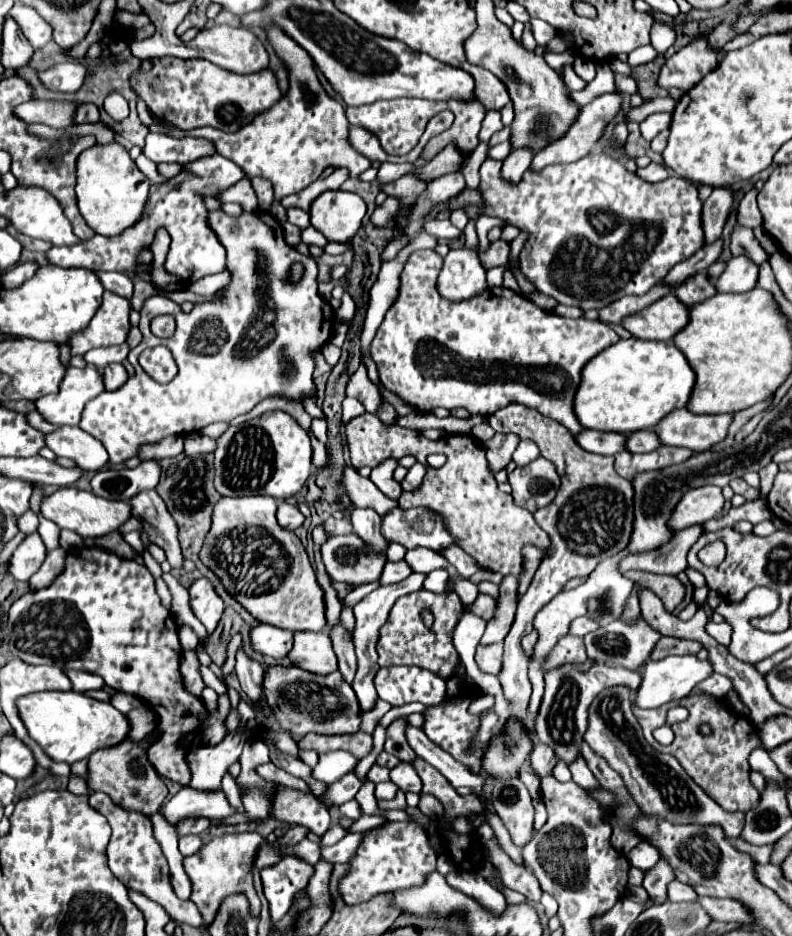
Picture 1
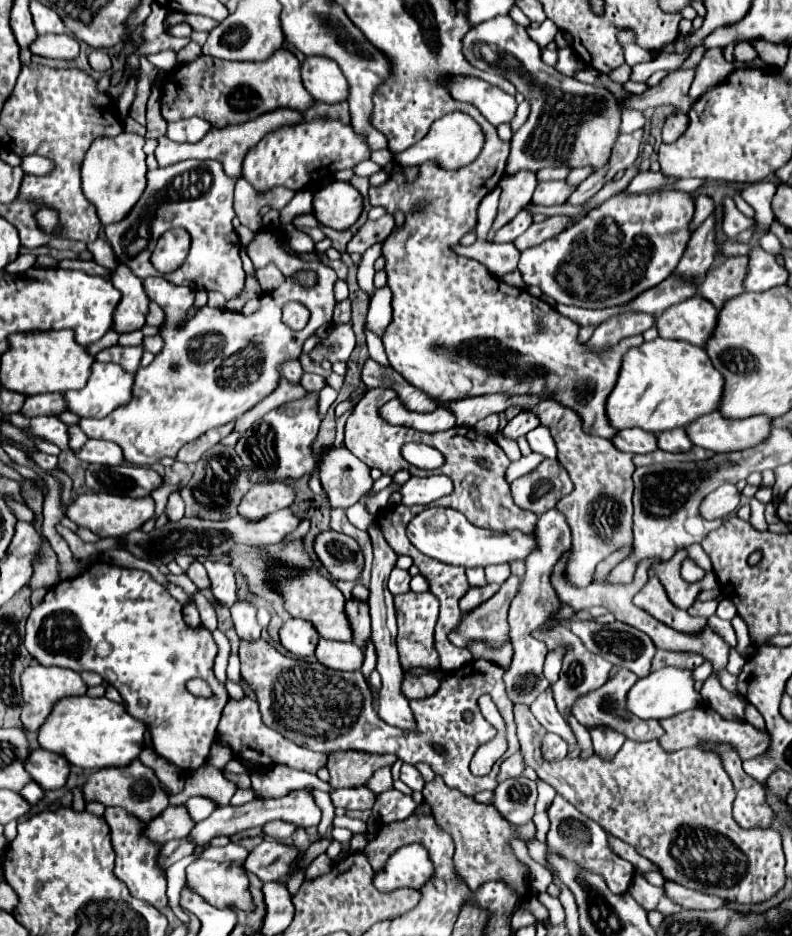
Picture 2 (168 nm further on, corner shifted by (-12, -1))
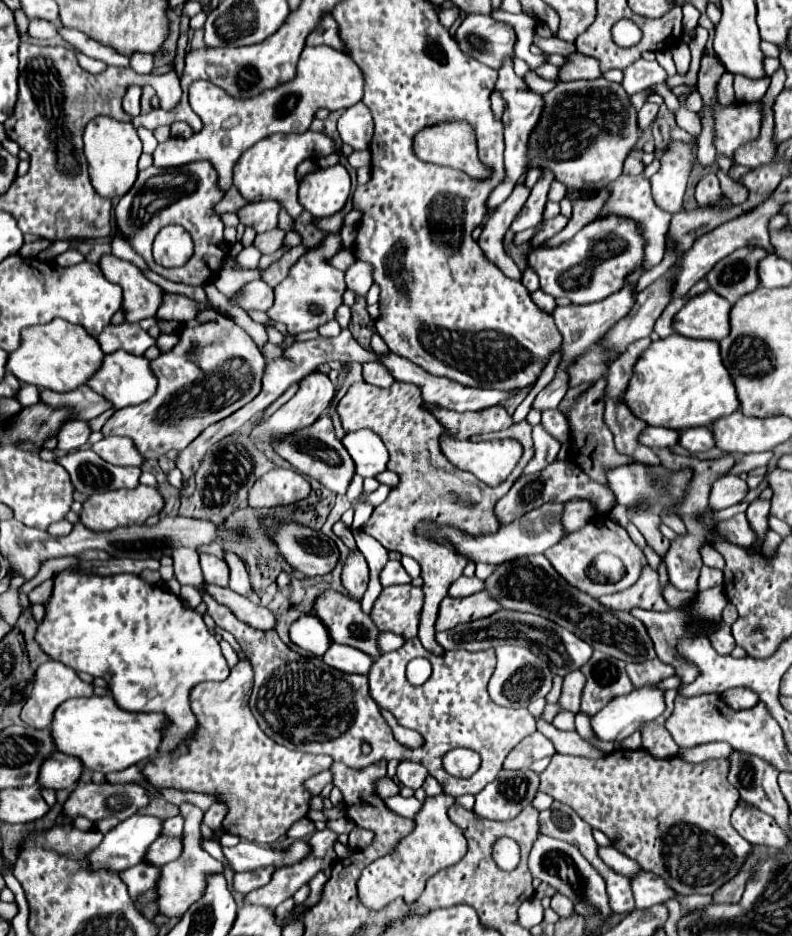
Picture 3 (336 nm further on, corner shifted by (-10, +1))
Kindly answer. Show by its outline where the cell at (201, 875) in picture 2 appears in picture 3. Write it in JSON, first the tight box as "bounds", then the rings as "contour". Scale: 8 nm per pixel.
{"bounds":[157,802,225,916],"contour":[[[183,802],[179,808],[181,814],[185,816],[185,850],[181,858],[161,868],[161,882],[157,882],[157,890],[161,890],[161,902],[157,904],[161,914],[165,916],[183,916],[189,910],[189,906],[195,904],[201,898],[201,894],[205,894],[207,878],[213,874],[221,874],[225,868],[221,862],[211,858],[205,850],[199,850],[199,816],[203,816],[203,810],[191,802]]]}

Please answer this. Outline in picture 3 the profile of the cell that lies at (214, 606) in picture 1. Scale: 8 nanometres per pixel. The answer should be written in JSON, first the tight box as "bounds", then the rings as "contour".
{"bounds":[201,554,229,586],"contour":[[[201,554],[201,568],[203,568],[205,582],[217,584],[217,586],[227,586],[229,566],[225,564],[225,560],[211,556],[211,554]]]}

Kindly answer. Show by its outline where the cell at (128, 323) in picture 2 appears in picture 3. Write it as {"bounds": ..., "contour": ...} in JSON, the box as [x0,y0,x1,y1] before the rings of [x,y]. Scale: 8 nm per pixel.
{"bounds":[99,254,163,322],"contour":[[[109,254],[101,258],[99,266],[109,282],[123,288],[123,310],[127,322],[141,322],[157,314],[163,290],[149,282],[135,264]]]}

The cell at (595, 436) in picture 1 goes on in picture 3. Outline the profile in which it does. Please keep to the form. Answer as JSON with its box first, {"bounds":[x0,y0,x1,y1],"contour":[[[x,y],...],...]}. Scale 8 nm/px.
{"bounds":[639,426,679,448],"contour":[[[647,426],[641,434],[639,434],[639,444],[647,446],[647,448],[663,448],[663,446],[675,446],[679,438],[679,432],[669,430],[669,428],[653,428]]]}

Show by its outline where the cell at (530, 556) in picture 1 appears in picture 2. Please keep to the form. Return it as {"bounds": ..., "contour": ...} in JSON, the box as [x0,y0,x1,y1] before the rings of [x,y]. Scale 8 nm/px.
{"bounds":[503,508,571,706],"contour":[[[551,508],[537,518],[537,544],[539,544],[537,550],[527,556],[527,574],[521,582],[519,594],[511,601],[507,618],[515,654],[513,654],[509,668],[503,674],[503,682],[505,682],[509,700],[513,704],[523,704],[523,706],[531,706],[533,700],[541,692],[545,692],[549,686],[547,678],[543,676],[543,664],[548,649],[543,642],[531,638],[529,632],[535,630],[539,624],[543,624],[549,618],[549,614],[559,606],[559,598],[557,598],[549,578],[551,578],[553,564],[559,560],[559,556],[563,552],[567,552],[571,548],[571,528],[569,528],[567,520],[563,520],[563,514],[557,508]]]}

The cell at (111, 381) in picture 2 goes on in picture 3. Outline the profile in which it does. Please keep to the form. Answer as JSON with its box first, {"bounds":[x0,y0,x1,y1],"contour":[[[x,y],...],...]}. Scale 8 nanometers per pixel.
{"bounds":[87,350,157,410],"contour":[[[117,350],[113,354],[107,354],[103,358],[103,364],[101,368],[89,378],[87,386],[101,394],[113,410],[119,410],[119,408],[125,408],[125,406],[135,406],[135,404],[141,404],[145,400],[149,400],[153,394],[155,394],[155,386],[157,386],[157,380],[153,378],[151,370],[149,370],[149,360],[145,360],[143,356],[133,356],[133,354],[127,354],[125,350]]]}

